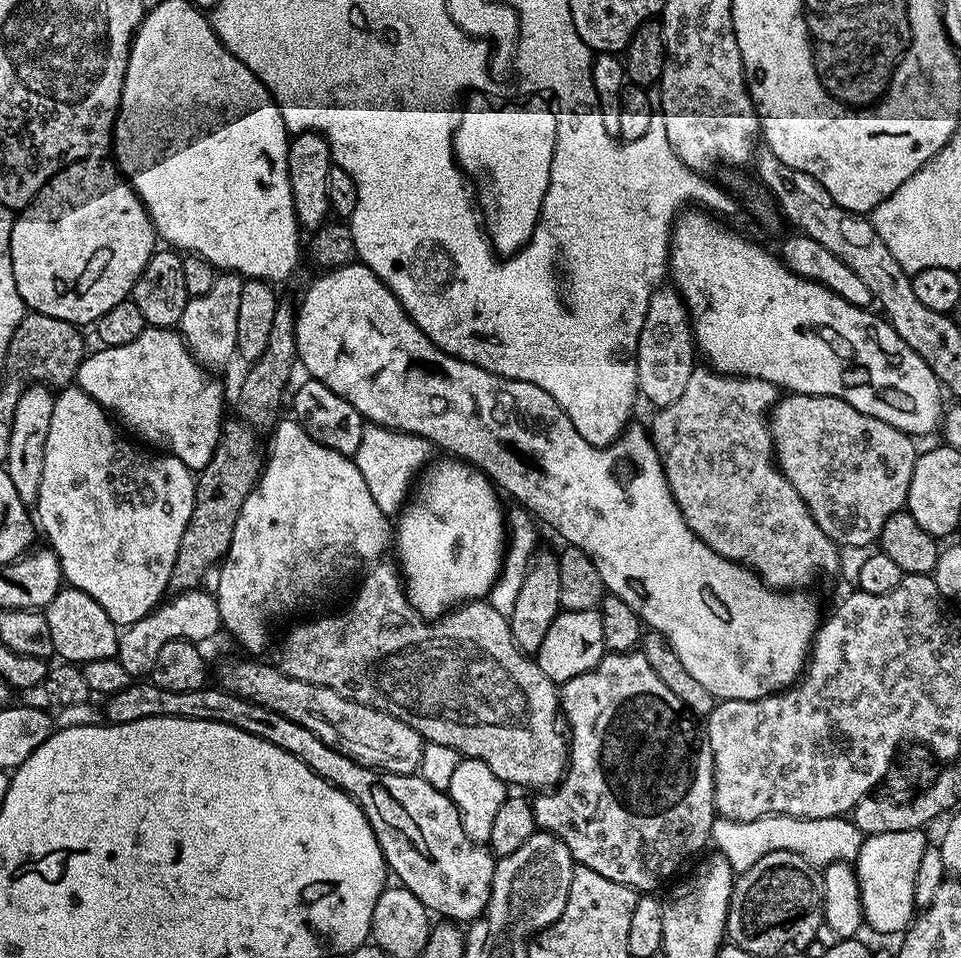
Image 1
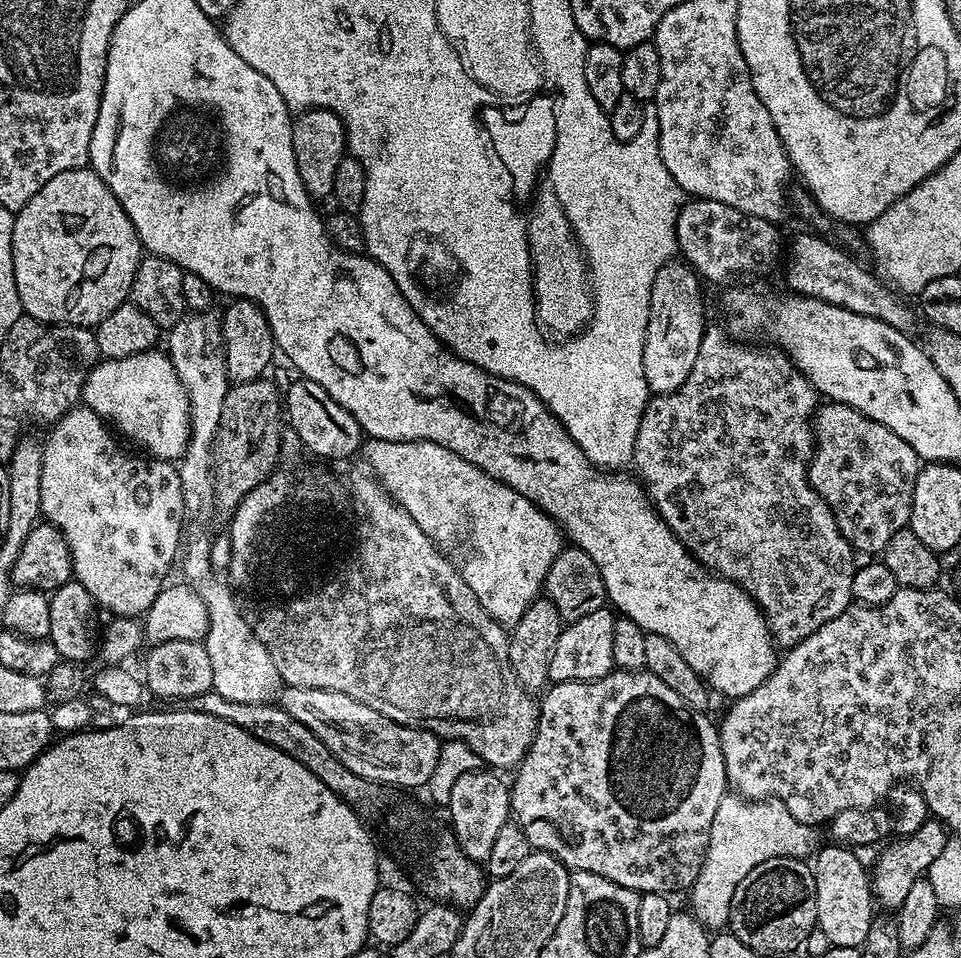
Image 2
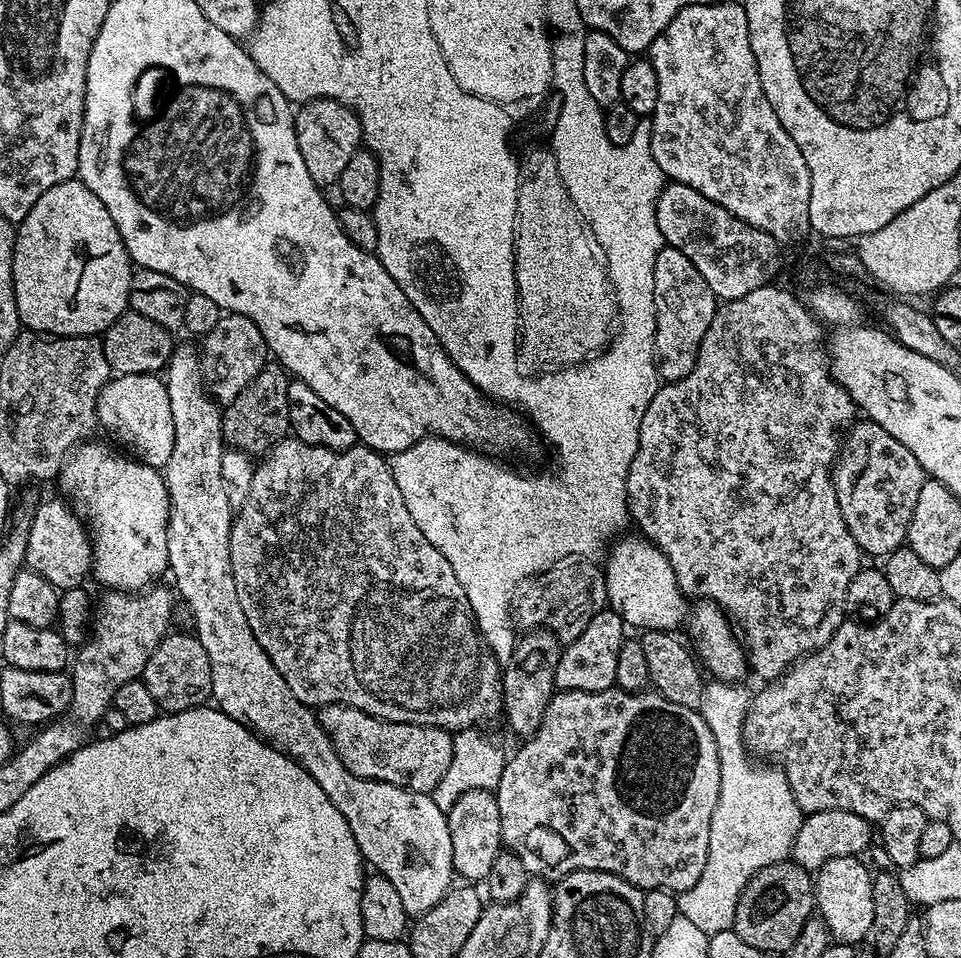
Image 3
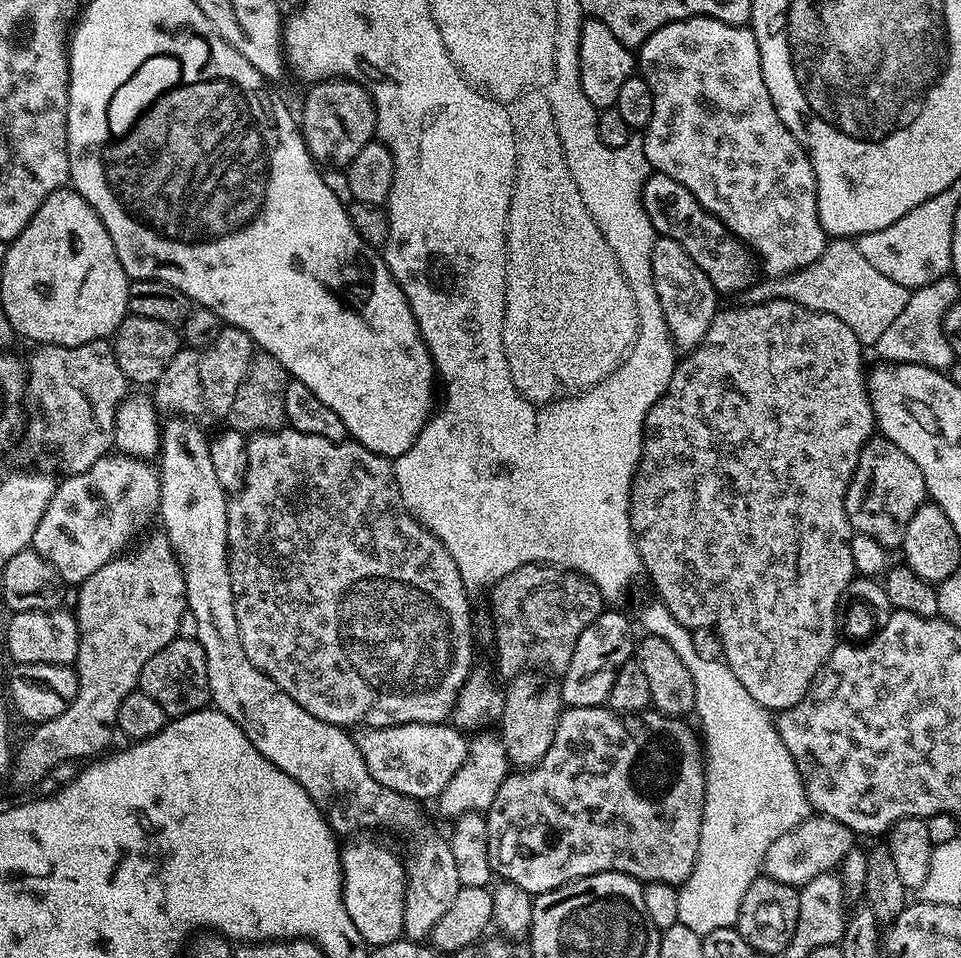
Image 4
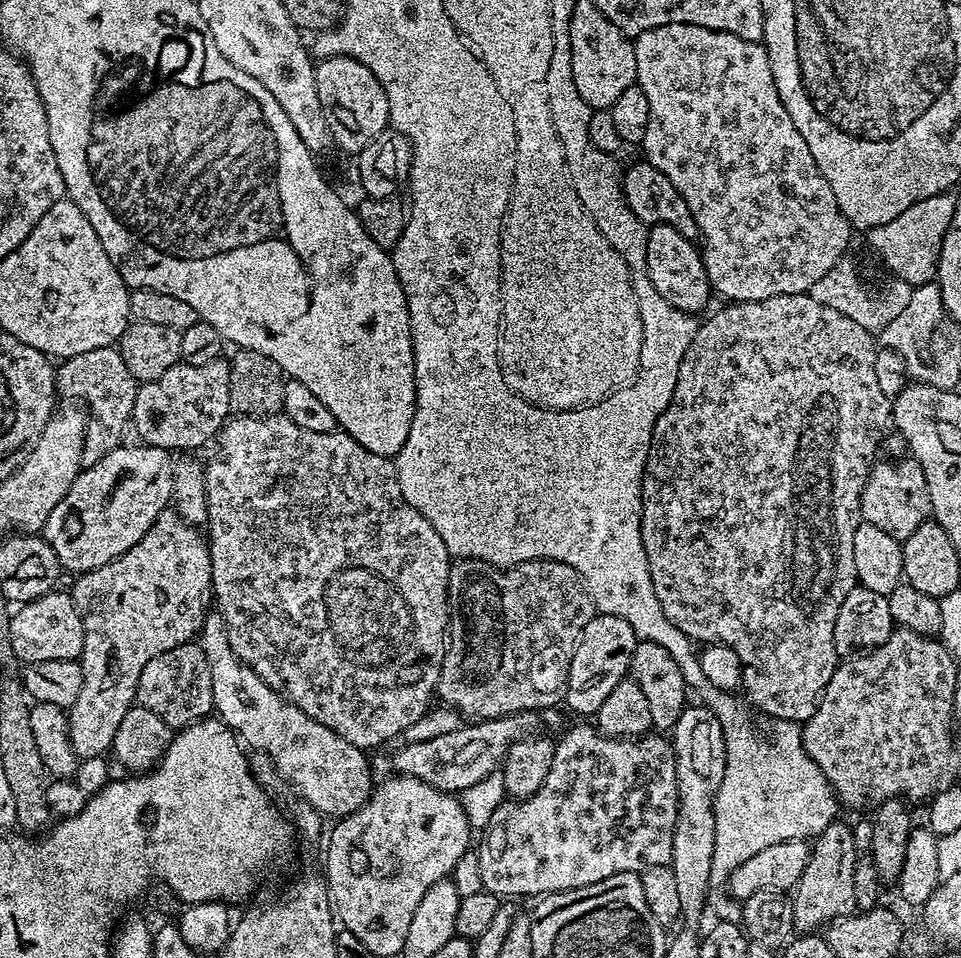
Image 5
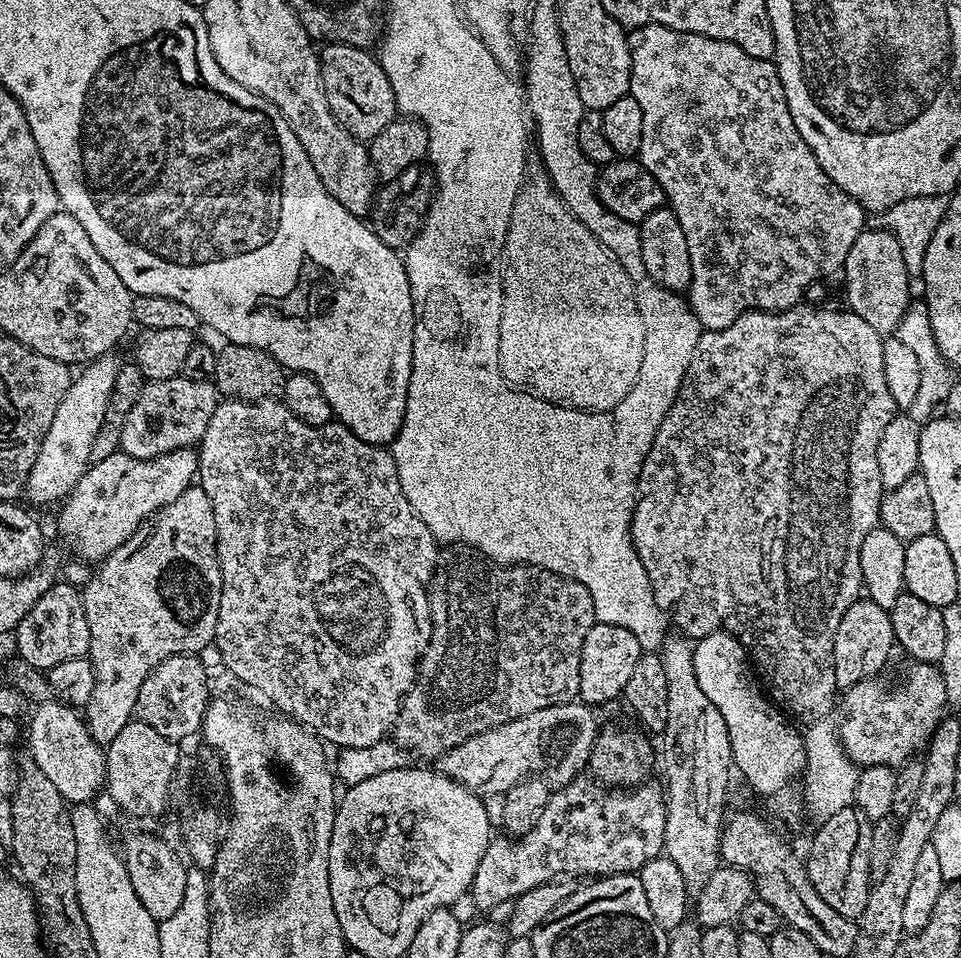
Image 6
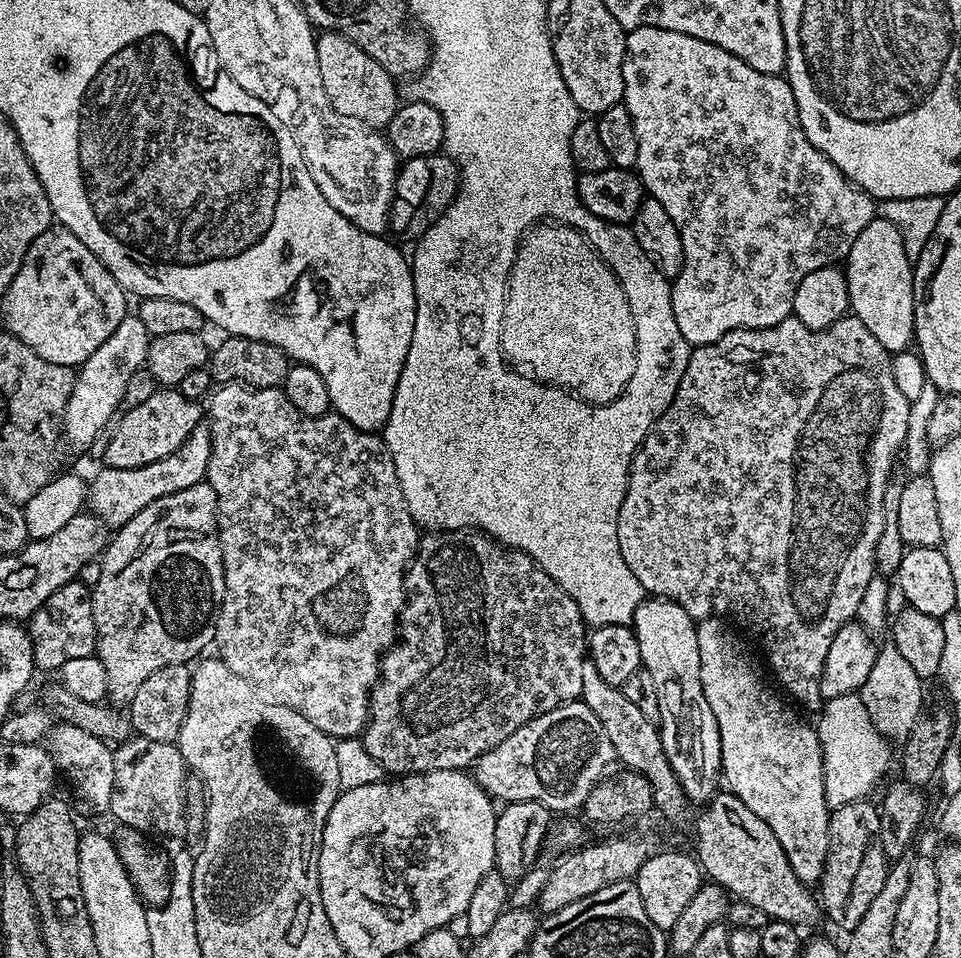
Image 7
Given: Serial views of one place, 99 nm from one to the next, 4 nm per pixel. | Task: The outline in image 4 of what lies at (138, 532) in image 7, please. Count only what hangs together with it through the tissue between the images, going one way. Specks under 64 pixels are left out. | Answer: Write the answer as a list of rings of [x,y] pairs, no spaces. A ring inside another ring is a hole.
[[[163,534],[152,536],[133,556],[128,555],[124,554],[110,561],[106,566],[102,566],[102,570],[94,570],[94,574],[90,574],[90,578],[86,578],[86,582],[78,586],[77,592],[80,593],[76,596],[76,608],[74,607],[80,635],[78,658],[74,665],[78,678],[78,694],[65,712],[58,714],[58,718],[35,725],[31,729],[32,737],[15,753],[10,780],[20,788],[35,789],[39,781],[50,776],[54,766],[63,760],[84,762],[107,753],[112,732],[117,731],[116,719],[118,706],[122,706],[122,698],[137,691],[139,676],[146,662],[171,640],[181,635],[180,623],[186,620],[188,612],[186,582],[184,571],[180,568],[176,552],[172,549],[167,536]]]

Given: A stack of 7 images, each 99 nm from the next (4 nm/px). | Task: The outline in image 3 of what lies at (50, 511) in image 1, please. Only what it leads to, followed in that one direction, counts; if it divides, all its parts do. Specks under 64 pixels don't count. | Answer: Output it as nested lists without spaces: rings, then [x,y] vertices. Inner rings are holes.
[[[84,442],[69,455],[60,470],[58,485],[63,495],[78,509],[86,521],[92,538],[91,575],[108,590],[135,594],[155,585],[168,567],[168,487],[164,485],[161,469],[151,468],[127,455],[119,456],[104,444]]]

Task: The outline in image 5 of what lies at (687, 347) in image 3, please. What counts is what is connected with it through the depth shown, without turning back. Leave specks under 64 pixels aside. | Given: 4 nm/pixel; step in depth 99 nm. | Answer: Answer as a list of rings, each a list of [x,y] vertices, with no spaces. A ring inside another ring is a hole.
[[[651,225],[646,242],[646,271],[650,282],[654,282],[654,290],[658,290],[658,294],[662,294],[662,298],[666,298],[671,307],[689,314],[700,314],[713,291],[708,285],[701,249],[696,249],[692,243],[689,237],[678,234],[674,226]]]

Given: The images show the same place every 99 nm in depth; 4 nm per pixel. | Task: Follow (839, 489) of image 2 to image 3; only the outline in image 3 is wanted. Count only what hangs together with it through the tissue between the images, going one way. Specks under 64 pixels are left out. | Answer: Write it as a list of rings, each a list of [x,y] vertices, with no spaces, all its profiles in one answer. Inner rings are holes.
[[[857,419],[843,433],[832,481],[842,518],[861,553],[883,558],[895,548],[905,547],[910,518],[914,518],[914,505],[925,479],[918,458],[872,420]]]

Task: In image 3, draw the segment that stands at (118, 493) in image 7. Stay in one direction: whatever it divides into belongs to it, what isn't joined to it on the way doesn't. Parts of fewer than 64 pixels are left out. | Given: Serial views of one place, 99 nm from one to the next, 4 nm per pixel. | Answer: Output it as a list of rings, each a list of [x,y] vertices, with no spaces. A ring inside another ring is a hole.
[[[60,500],[35,505],[24,563],[34,574],[42,574],[42,578],[46,578],[46,582],[56,589],[65,590],[79,588],[85,583],[84,579],[89,579],[92,571],[92,538],[77,509],[71,503]]]

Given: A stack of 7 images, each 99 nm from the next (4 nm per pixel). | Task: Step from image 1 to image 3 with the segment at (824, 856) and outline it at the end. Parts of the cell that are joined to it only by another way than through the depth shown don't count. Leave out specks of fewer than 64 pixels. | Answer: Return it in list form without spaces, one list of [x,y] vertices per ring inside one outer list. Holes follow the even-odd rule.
[[[713,679],[705,683],[704,697],[698,709],[700,717],[710,726],[714,742],[718,746],[718,762],[722,770],[722,782],[718,790],[718,806],[714,806],[714,818],[710,818],[710,846],[706,854],[706,870],[690,890],[679,893],[678,912],[694,922],[706,933],[727,932],[736,923],[736,903],[742,890],[758,870],[787,860],[792,854],[792,843],[800,829],[802,813],[784,769],[753,758],[744,744],[744,719],[748,713],[750,692],[739,683]]]

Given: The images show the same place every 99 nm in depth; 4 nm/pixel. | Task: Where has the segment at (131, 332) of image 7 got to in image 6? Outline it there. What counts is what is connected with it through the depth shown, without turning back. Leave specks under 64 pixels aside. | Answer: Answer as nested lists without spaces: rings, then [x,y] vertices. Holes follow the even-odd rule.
[[[109,354],[88,361],[86,366],[79,369],[70,390],[66,390],[66,398],[62,398],[62,403],[58,405],[54,422],[50,422],[50,430],[46,430],[46,438],[42,438],[42,450],[38,450],[38,458],[34,458],[34,467],[30,469],[30,478],[24,487],[29,505],[55,505],[63,501],[72,493],[74,486],[78,486],[82,474],[86,474],[90,466],[90,450],[106,418],[114,378],[121,366],[121,361],[114,357]]]

